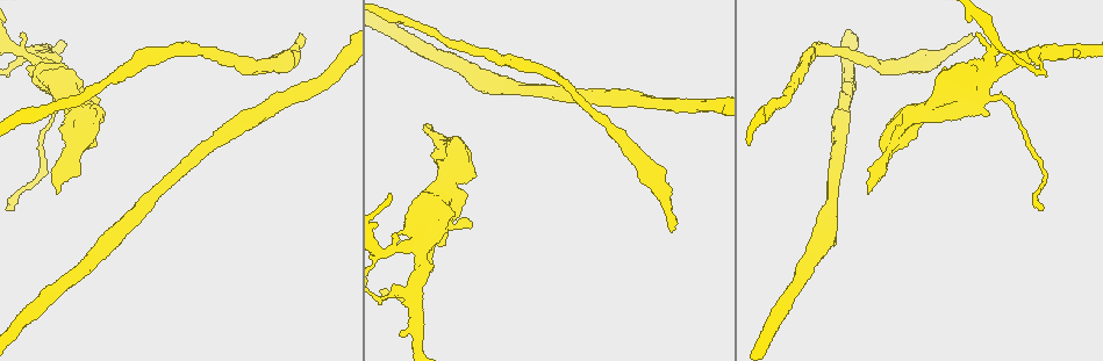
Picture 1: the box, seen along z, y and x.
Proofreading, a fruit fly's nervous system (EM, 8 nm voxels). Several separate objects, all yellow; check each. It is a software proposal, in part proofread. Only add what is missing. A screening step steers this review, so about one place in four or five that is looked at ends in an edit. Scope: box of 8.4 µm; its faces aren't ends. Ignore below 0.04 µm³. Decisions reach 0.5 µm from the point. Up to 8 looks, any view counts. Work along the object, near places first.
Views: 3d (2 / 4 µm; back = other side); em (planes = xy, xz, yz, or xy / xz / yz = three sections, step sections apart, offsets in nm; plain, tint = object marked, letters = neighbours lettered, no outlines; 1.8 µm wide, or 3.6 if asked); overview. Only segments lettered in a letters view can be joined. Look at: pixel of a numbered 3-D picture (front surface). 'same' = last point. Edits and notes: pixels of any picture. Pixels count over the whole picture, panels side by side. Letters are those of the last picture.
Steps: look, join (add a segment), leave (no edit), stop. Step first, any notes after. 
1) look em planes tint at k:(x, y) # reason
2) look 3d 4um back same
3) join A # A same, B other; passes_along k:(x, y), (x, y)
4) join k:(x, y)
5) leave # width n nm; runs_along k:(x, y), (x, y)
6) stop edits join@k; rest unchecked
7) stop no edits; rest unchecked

look em xz step 8 tint at 1:(100, 99) # branch stops here

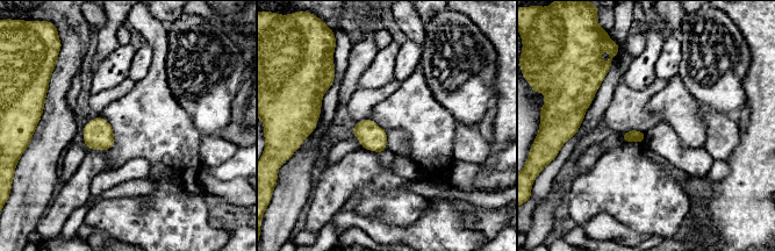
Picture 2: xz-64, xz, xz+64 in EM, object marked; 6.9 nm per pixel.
look em planes letters same # another direction

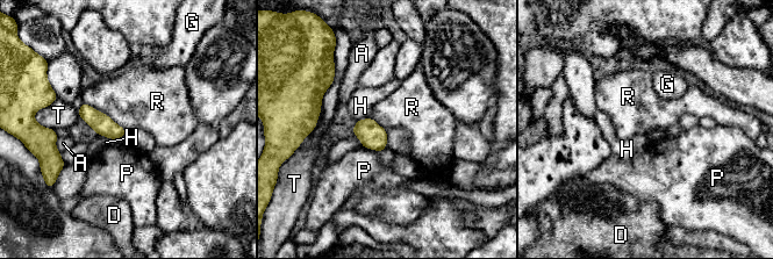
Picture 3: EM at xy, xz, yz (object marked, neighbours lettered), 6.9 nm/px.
leave # width 140 nm; A other, D other, G other, H other, P other, R other, T other; border 3:(83, 101), (107, 114), (126, 131); none of them fits

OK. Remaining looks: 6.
look 3d 2um at 1:(970, 38) # branch stops here

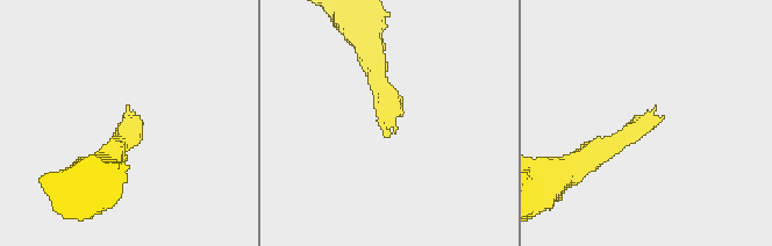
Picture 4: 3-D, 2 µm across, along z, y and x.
look em planes letters at 4:(125, 116) # now the EM

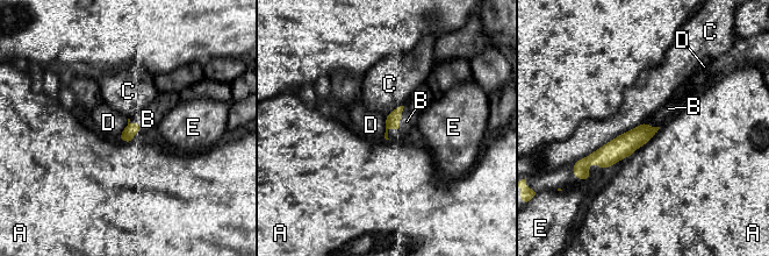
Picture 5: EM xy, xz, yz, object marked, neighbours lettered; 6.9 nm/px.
join B # A other, B same, C other, D other, E other; it goes on there

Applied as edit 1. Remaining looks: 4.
stop edits join@5; rest unchecked

